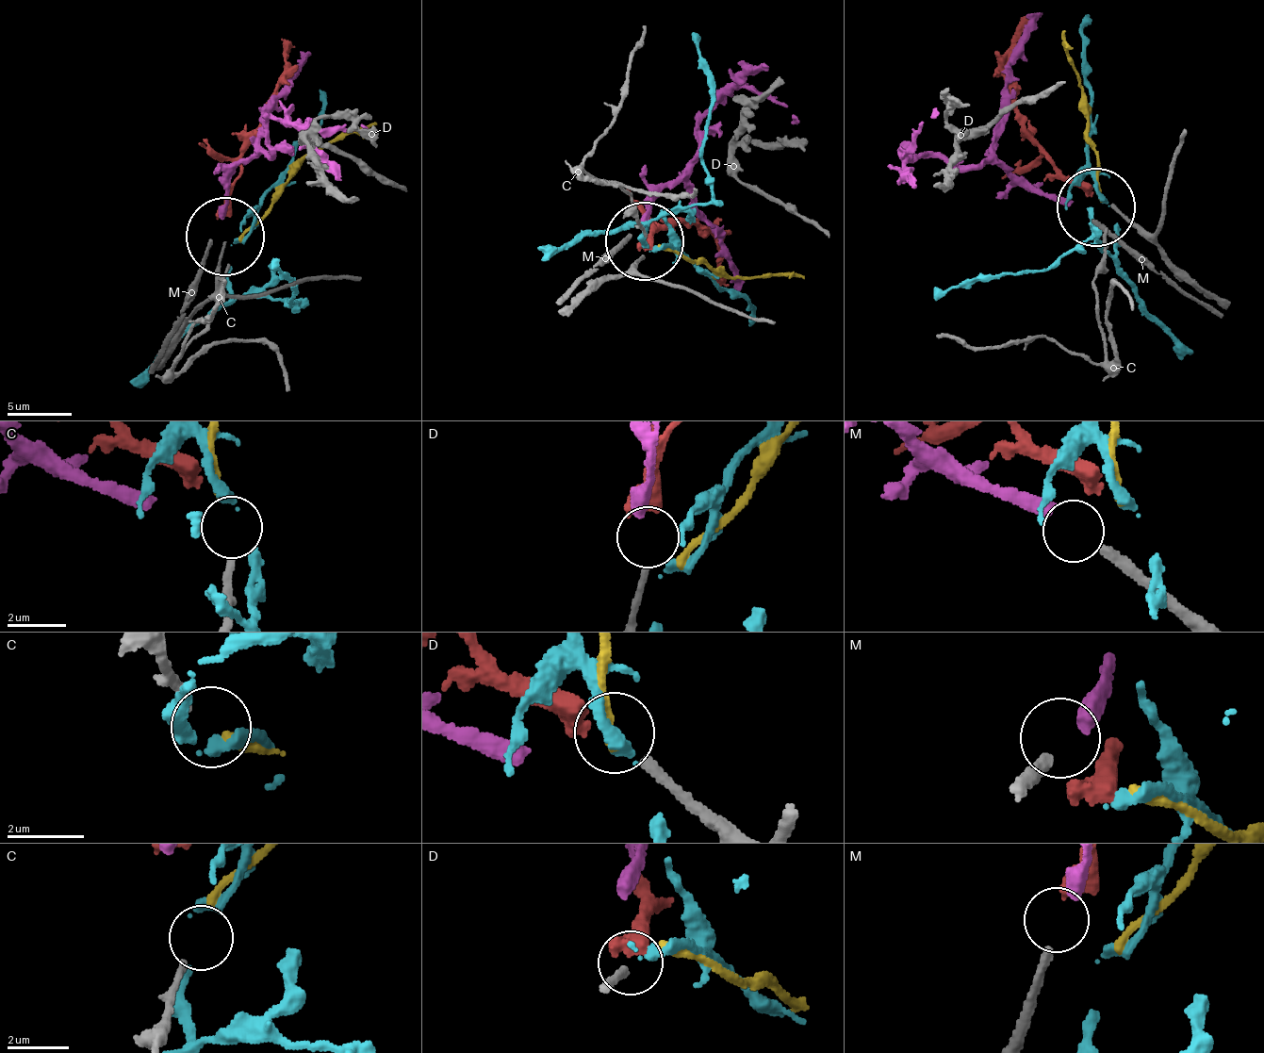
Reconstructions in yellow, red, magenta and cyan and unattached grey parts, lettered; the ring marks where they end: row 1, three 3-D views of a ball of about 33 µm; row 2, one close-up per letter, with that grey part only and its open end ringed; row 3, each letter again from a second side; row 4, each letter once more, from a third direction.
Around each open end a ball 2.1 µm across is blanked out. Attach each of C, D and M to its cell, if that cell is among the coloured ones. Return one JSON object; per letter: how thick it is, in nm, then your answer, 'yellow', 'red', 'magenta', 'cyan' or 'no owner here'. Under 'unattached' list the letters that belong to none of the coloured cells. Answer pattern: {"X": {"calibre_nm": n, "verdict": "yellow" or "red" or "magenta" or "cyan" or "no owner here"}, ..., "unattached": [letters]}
{"C": {"calibre_nm": 220, "verdict": "yellow"}, "D": {"calibre_nm": 240, "verdict": "red"}, "M": {"calibre_nm": 280, "verdict": "magenta"}, "unattached": []}

